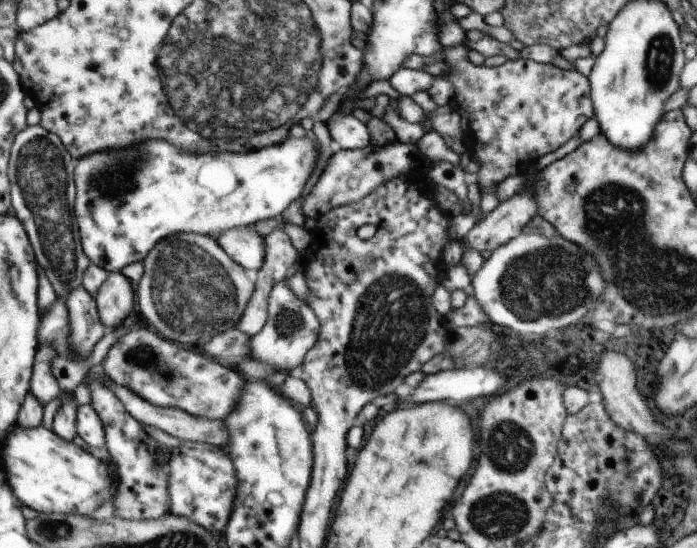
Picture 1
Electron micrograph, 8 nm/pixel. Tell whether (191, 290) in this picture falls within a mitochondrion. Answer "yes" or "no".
yes

